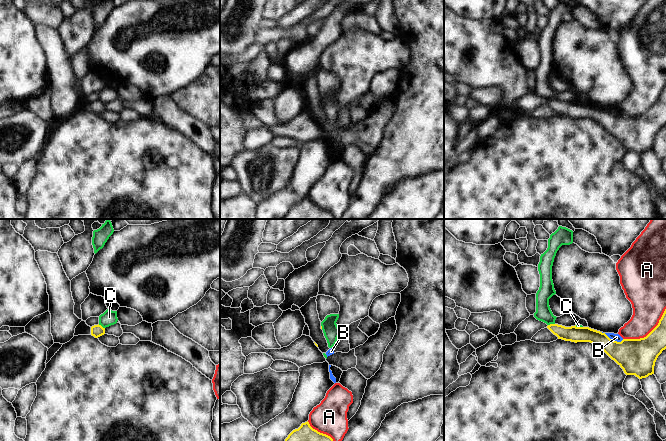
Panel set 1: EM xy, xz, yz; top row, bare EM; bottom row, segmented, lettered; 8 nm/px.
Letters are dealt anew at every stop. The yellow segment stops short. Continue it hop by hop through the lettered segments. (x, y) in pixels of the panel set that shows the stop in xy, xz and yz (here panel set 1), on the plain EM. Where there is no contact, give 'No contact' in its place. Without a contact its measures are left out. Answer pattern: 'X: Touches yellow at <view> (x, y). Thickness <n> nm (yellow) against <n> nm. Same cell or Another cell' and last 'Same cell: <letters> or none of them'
A: Touches yellow at yz (649, 109). Thickness 300 nm (yellow) against 280 nm. Another cell
B: Touches yellow at yz (613, 116). Thickness 300 nm (yellow) against 60 nm. Another cell
C: Touches yellow at yz (551, 100). Thickness 130 nm (yellow) against 130 nm. Another cell
Same cell: none of them.

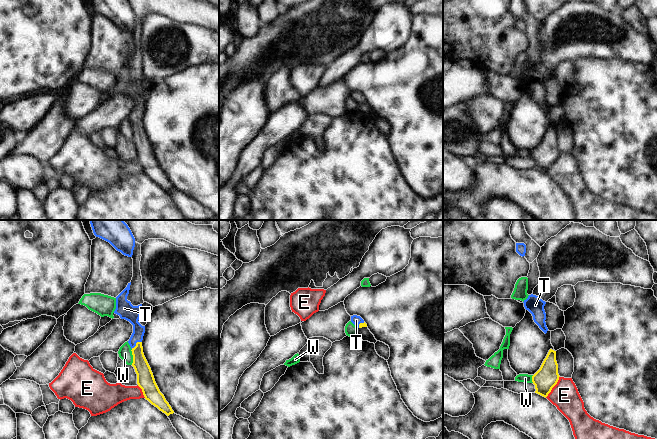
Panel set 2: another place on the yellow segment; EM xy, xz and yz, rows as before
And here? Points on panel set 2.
E: Touches yellow at yz (553, 162). Thickness 180 nm (yellow) against 220 nm. Another cell
T: Touches yellow at xy (136, 120). Thickness 130 nm (yellow) against 130 nm. Same cell
W: Touches yellow at xy (133, 133). Thickness 140 nm (yellow) against 110 nm. Another cell
Same cell: T.

